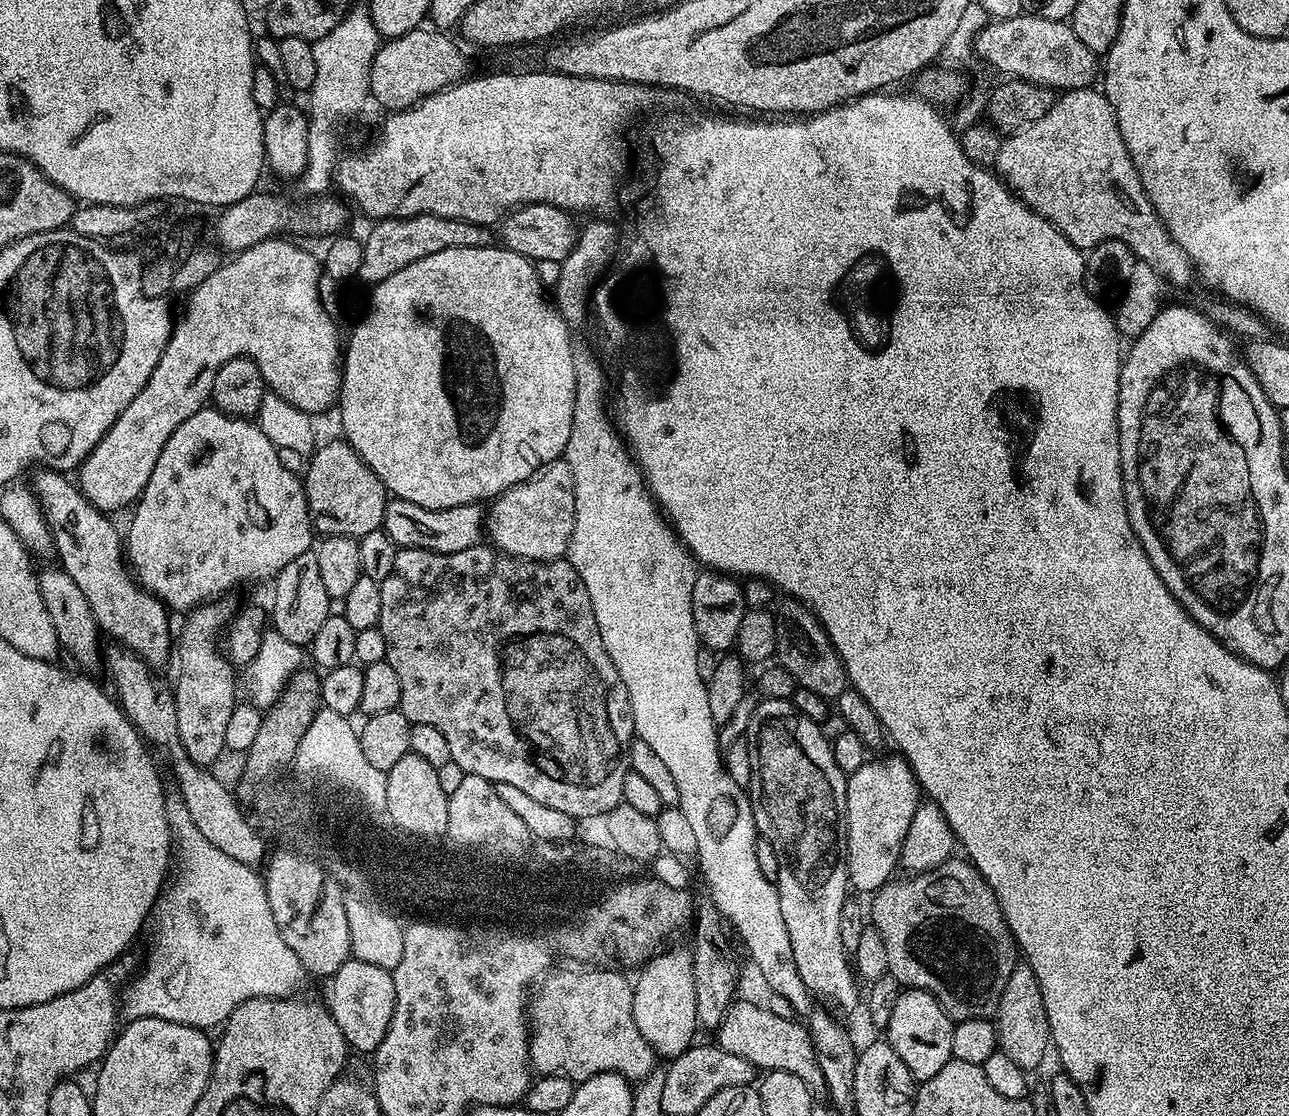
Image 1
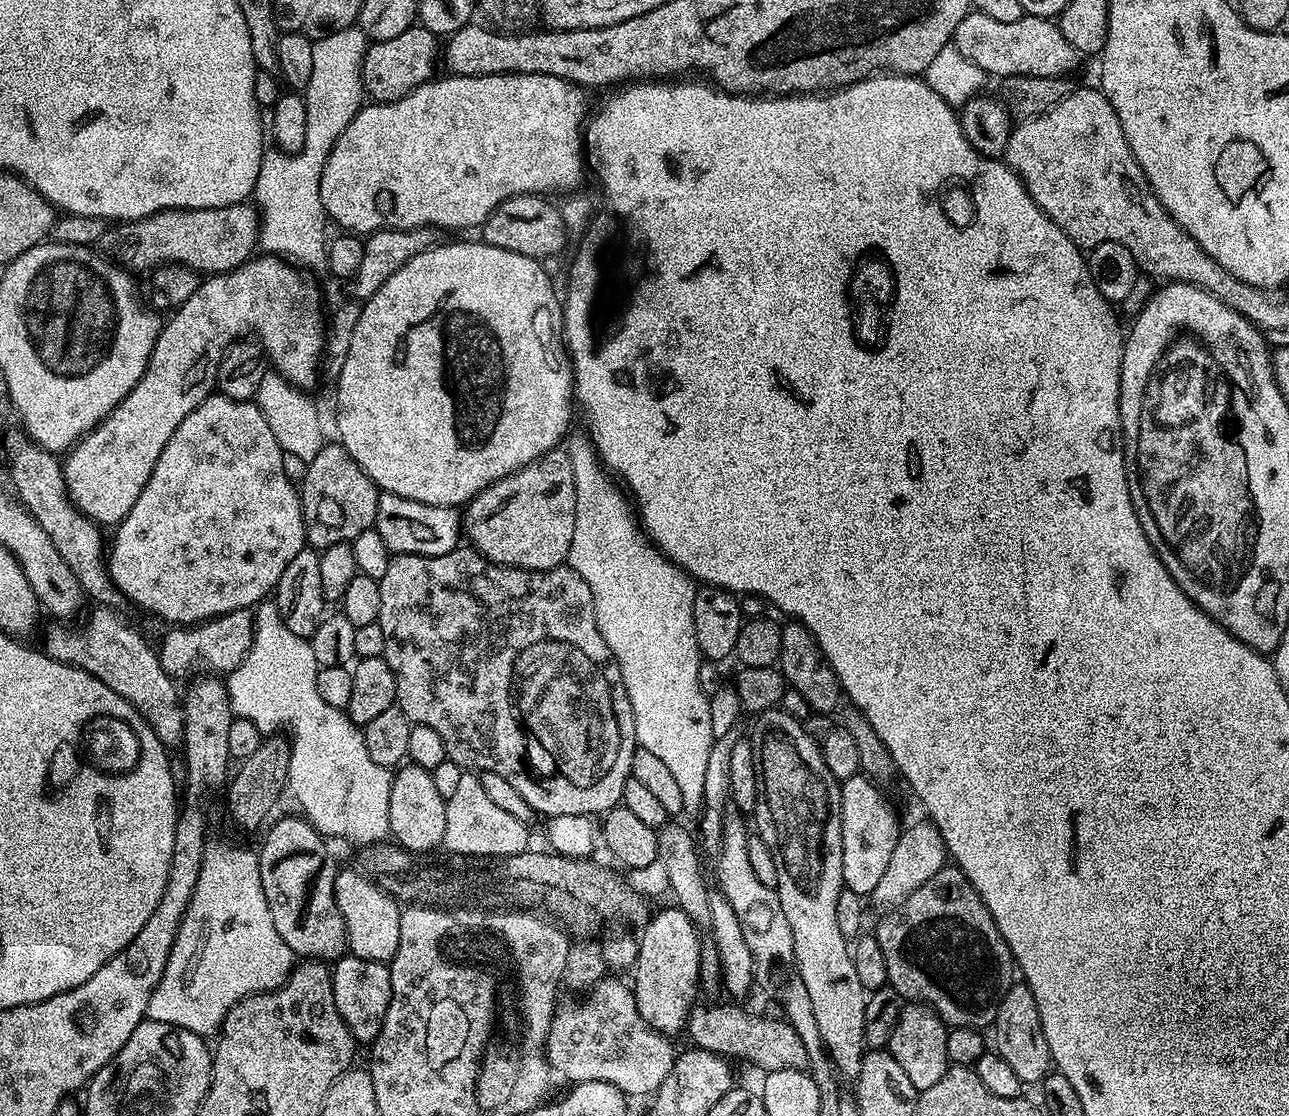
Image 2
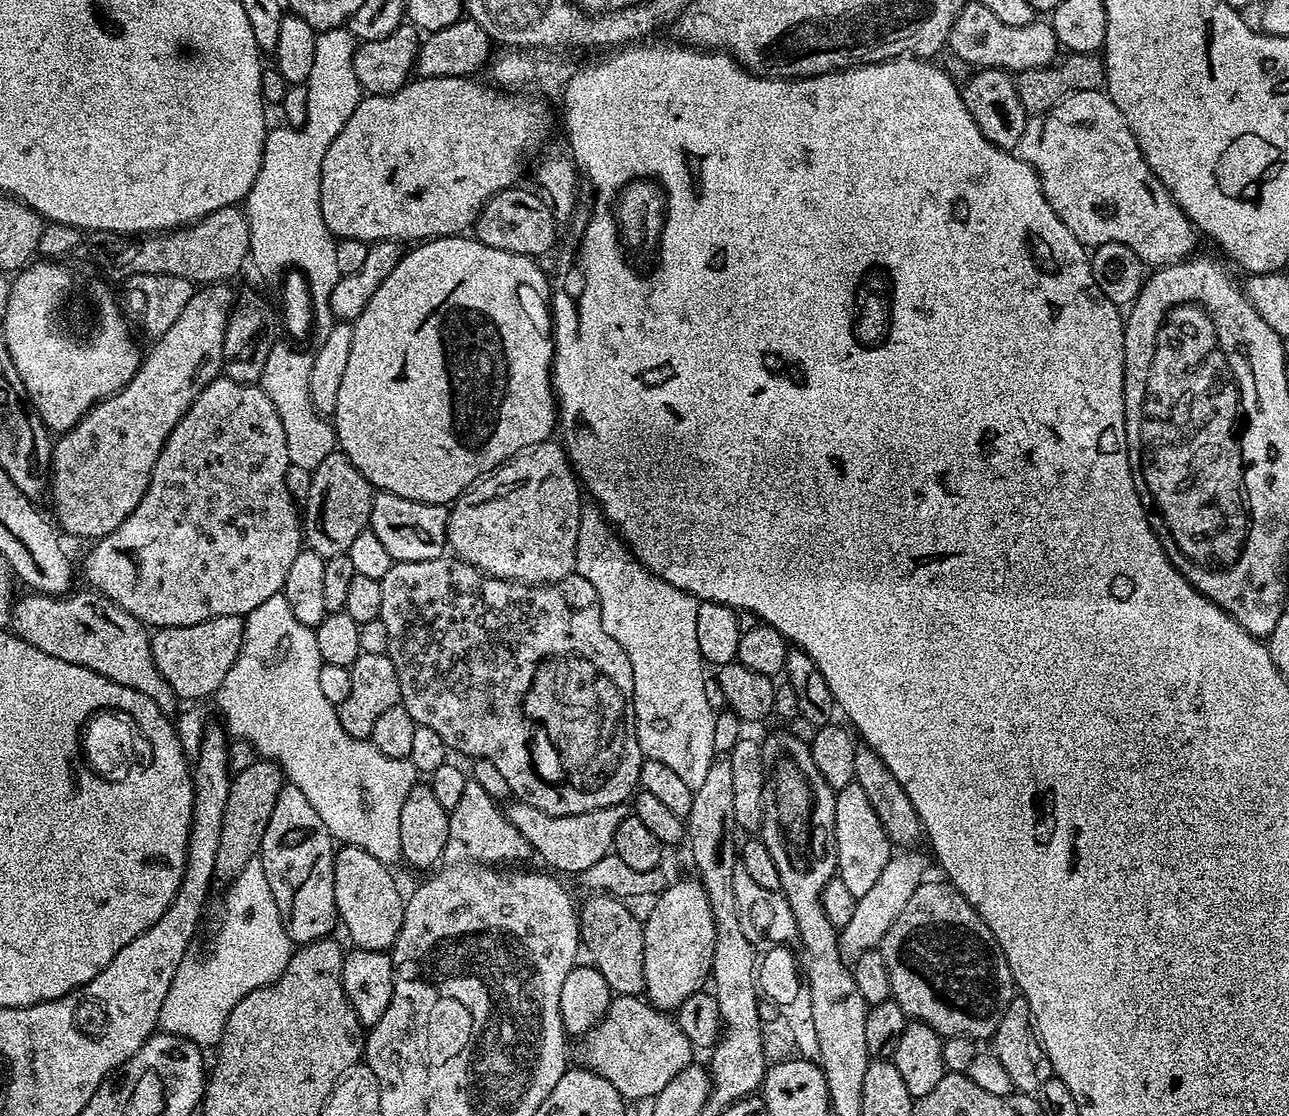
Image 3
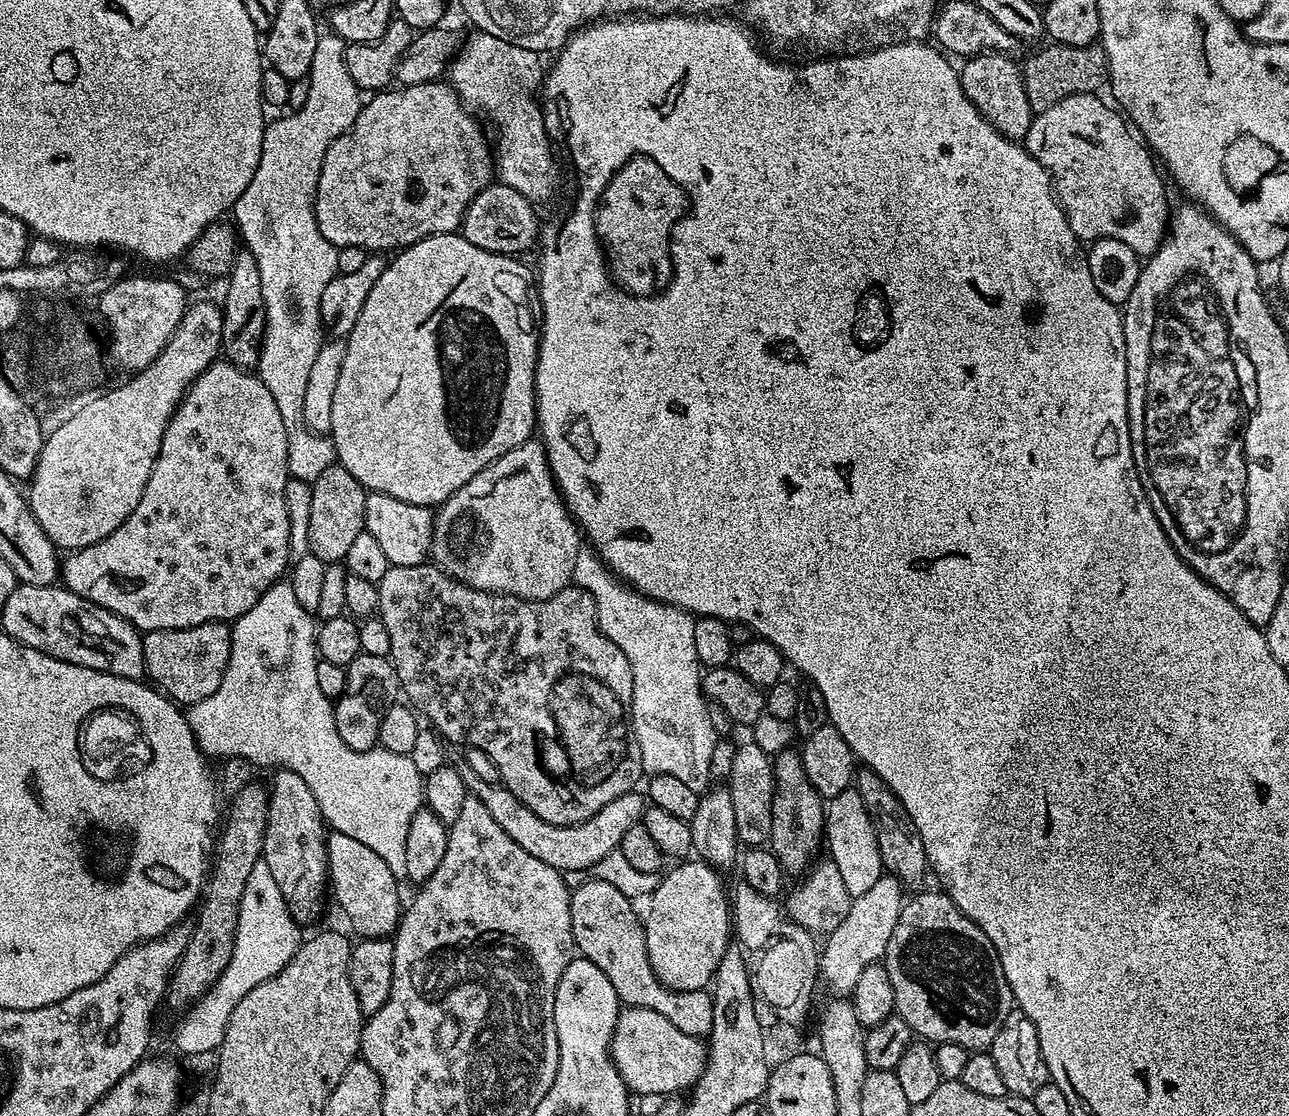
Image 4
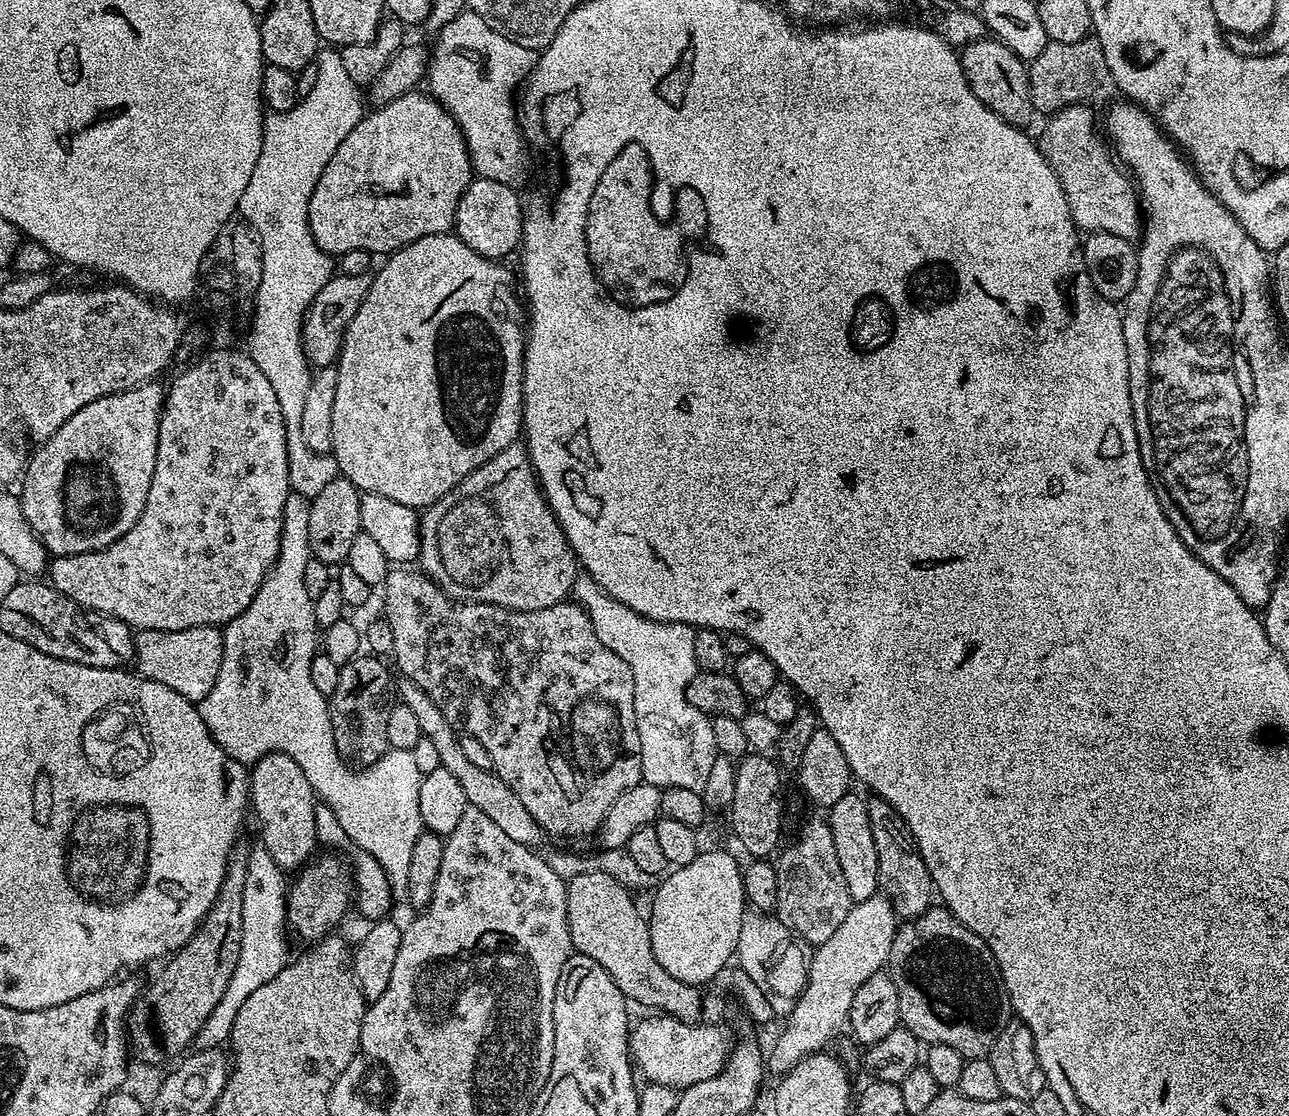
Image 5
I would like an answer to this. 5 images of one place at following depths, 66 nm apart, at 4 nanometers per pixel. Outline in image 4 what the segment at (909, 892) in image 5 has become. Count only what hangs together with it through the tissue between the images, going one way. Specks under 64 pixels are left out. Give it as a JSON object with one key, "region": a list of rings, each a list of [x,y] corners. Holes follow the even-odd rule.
{"region":[[[857,767],[854,787],[866,806],[866,814],[870,814],[870,822],[878,838],[878,850],[882,854],[885,873],[897,876],[905,889],[919,889],[923,885],[920,883],[923,882],[924,875],[927,877],[930,869],[926,850],[922,846],[922,834],[918,834],[910,814],[906,814],[906,806],[902,806],[898,794],[894,794],[894,790],[890,790],[890,786],[869,768]]]}

